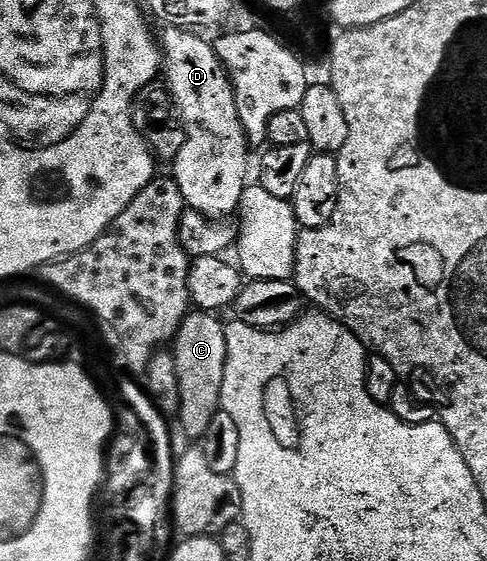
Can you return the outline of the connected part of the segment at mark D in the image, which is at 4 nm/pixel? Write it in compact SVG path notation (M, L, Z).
M168 27L163 31L165 33L159 34L158 37L158 44L162 50L162 77L168 80L166 88L172 94L172 103L176 106L176 111L180 114L180 123L184 127L184 142L176 160L171 162L171 176L178 183L184 196L185 206L189 210L213 219L231 218L239 210L240 200L250 181L248 178L250 142L238 119L238 109L228 73L224 70L224 64L218 59L215 48L209 42L207 45L196 34L199 32L189 31L184 27Z

